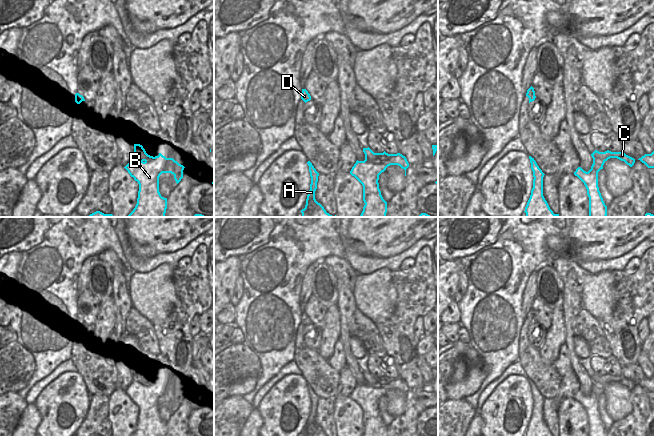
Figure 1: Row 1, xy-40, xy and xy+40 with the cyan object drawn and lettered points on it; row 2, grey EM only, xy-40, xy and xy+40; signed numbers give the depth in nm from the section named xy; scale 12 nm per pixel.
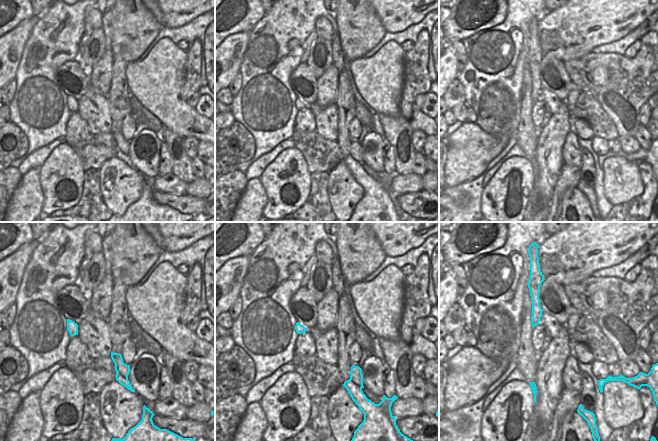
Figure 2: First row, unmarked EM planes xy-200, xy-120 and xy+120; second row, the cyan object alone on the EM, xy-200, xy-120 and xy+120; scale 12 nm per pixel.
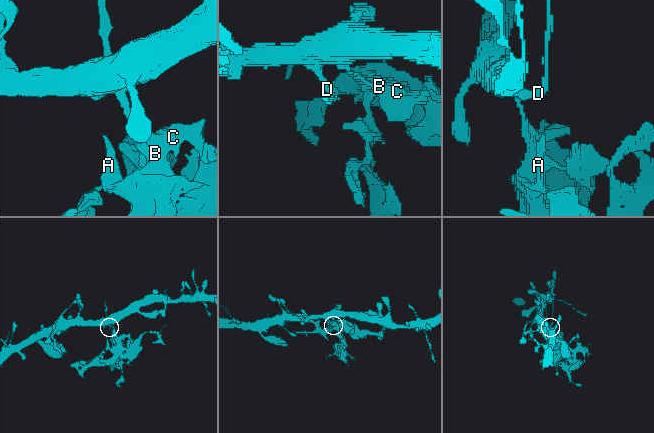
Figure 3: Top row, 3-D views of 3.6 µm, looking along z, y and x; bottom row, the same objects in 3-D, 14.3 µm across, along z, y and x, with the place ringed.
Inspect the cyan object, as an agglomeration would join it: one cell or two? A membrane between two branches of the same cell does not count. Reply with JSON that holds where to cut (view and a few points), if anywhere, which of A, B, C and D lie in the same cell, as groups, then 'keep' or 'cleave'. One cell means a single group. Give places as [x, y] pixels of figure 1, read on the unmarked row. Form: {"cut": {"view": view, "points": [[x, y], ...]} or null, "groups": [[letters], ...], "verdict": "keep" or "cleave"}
{"cut": {"view": "xy", "points": [[377, 381], [373, 384], [365, 384]]}, "groups": [["A", "B", "C"], ["D"]], "verdict": "cleave"}

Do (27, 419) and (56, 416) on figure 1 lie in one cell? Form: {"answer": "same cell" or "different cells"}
{"answer": "different cells"}

